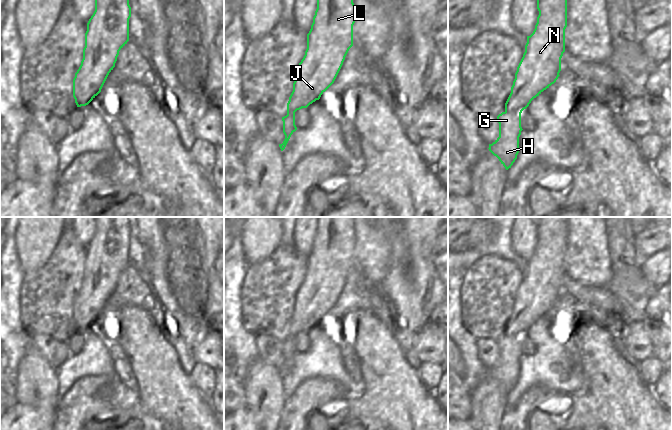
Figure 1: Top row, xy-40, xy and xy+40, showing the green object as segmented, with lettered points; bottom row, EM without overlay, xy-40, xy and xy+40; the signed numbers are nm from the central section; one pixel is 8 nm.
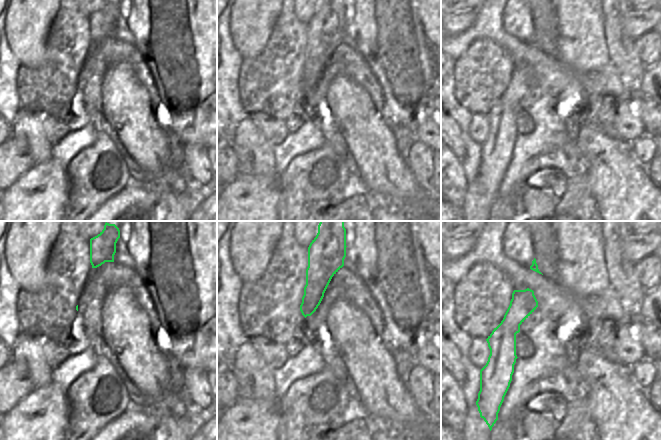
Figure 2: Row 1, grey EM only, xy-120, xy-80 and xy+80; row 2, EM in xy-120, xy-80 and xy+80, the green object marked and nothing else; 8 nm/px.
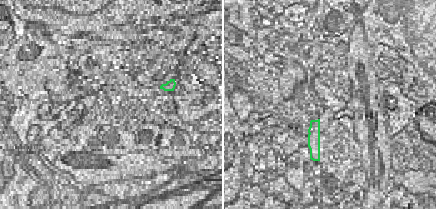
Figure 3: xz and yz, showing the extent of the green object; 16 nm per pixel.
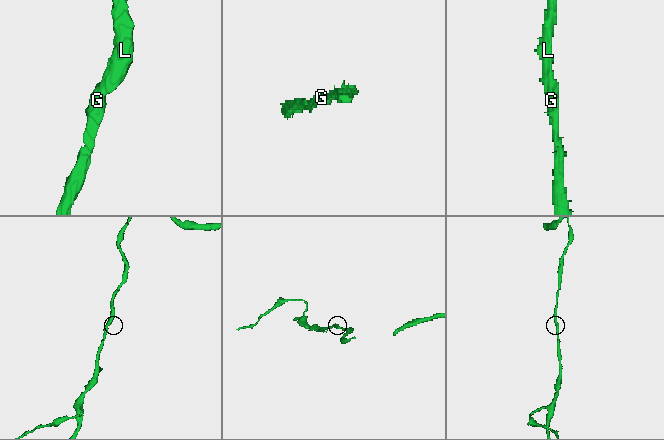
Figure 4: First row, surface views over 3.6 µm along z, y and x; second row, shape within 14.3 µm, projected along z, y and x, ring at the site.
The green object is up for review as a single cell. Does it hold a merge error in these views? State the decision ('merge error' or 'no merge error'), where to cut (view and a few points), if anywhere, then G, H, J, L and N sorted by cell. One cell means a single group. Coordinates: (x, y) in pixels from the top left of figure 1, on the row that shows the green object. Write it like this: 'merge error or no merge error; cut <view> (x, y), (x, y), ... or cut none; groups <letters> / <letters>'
no merge error; cut none; groups G H J L N

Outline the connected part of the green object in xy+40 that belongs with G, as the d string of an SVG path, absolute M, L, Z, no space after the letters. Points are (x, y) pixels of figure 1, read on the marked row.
M537 0L539 15L535 29L527 36L525 52L517 67L511 93L505 103L505 111L497 116L499 137L489 144L489 151L496 156L506 170L511 168L519 153L521 113L531 101L556 82L561 71L561 58L565 52L567 27L567 0Z

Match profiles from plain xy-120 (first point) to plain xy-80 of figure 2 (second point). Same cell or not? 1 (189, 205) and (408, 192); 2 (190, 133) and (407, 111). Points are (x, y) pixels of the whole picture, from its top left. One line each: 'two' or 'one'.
1: two
2: one

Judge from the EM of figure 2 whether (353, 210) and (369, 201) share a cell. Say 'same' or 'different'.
same

